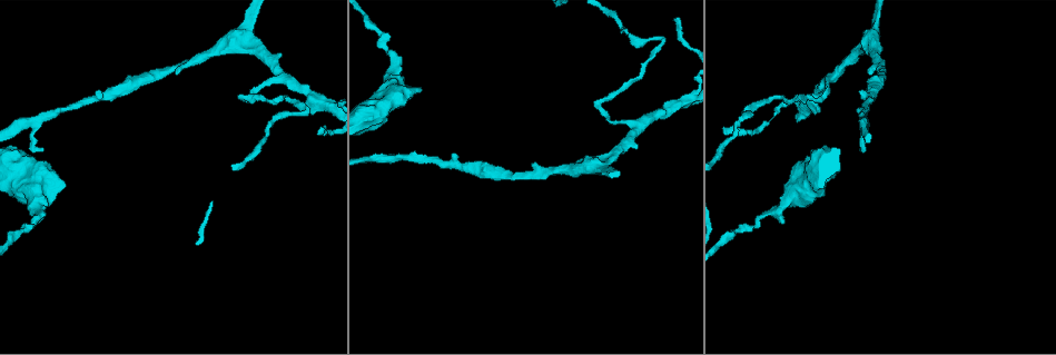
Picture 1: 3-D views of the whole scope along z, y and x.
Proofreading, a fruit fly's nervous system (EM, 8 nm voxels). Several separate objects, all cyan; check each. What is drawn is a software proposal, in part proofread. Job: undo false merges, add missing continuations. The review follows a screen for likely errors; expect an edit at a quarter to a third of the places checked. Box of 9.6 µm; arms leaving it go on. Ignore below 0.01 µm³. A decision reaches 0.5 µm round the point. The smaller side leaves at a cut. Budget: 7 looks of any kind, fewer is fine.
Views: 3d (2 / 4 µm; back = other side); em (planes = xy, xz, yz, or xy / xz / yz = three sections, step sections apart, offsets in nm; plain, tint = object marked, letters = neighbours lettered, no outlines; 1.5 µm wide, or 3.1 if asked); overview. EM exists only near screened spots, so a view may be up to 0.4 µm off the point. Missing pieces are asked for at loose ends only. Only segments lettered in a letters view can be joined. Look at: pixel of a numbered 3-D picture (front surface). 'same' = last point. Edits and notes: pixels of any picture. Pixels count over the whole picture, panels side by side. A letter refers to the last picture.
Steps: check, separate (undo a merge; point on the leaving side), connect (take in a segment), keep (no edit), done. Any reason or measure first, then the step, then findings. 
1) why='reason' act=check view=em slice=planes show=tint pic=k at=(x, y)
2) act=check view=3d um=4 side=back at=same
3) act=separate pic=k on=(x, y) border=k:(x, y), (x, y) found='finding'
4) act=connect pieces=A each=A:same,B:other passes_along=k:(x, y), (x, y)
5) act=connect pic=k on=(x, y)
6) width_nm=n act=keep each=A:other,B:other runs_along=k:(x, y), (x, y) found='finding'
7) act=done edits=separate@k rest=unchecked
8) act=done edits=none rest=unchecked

why='free end' act=check view=em slice=planes show=letters pic=1 at=(863, 149)

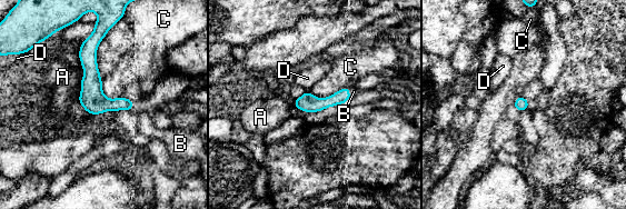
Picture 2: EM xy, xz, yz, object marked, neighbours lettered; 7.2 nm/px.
act=connect pieces=B each=A:other,B:same,C:other,D:other found='the cell continues'

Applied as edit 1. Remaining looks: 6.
why='sharp bend' act=check view=3d um=2 pic=1 at=(304, 112)

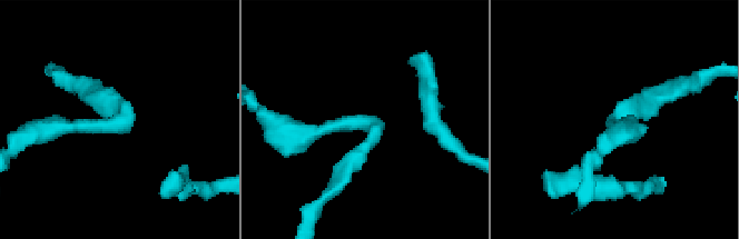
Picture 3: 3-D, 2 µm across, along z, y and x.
why='now the EM' act=check view=em slice=planes show=letters pic=3 at=(370, 129)

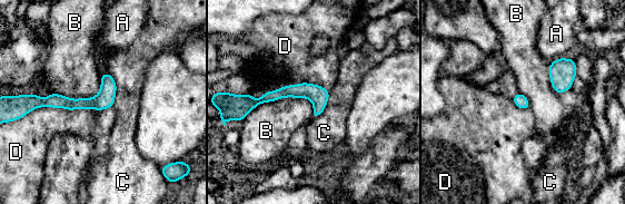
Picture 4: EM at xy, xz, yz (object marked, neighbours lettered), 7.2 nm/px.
act=keep each=A:other,B:other,C:other,D:other border=4:(314, 106), (281, 97), (242, 120) found='one cell here'

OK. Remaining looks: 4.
why='a fork' act=check view=em slice=planes show=letters pic=1 at=(830, 80)

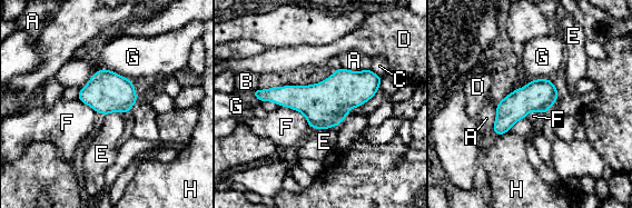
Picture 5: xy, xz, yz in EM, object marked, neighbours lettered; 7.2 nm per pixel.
longest_contact=G:400nm act=keep each=A:other,B:other,C:other,D:other,E:other,F:other,G:other,H:other runs_along=5:(377, 79), (336, 96), (257, 92) found='all the same cell'

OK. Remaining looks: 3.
act=done edits=connect@2 rest=unchecked

